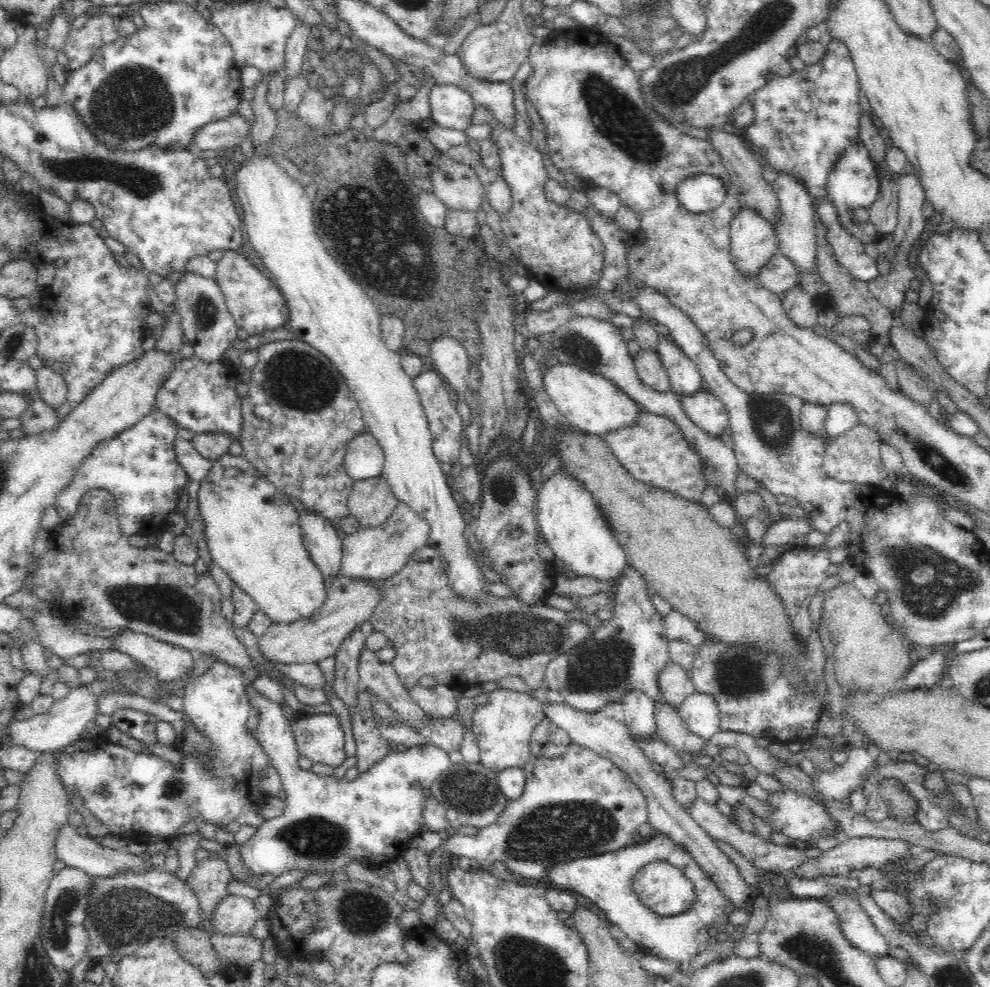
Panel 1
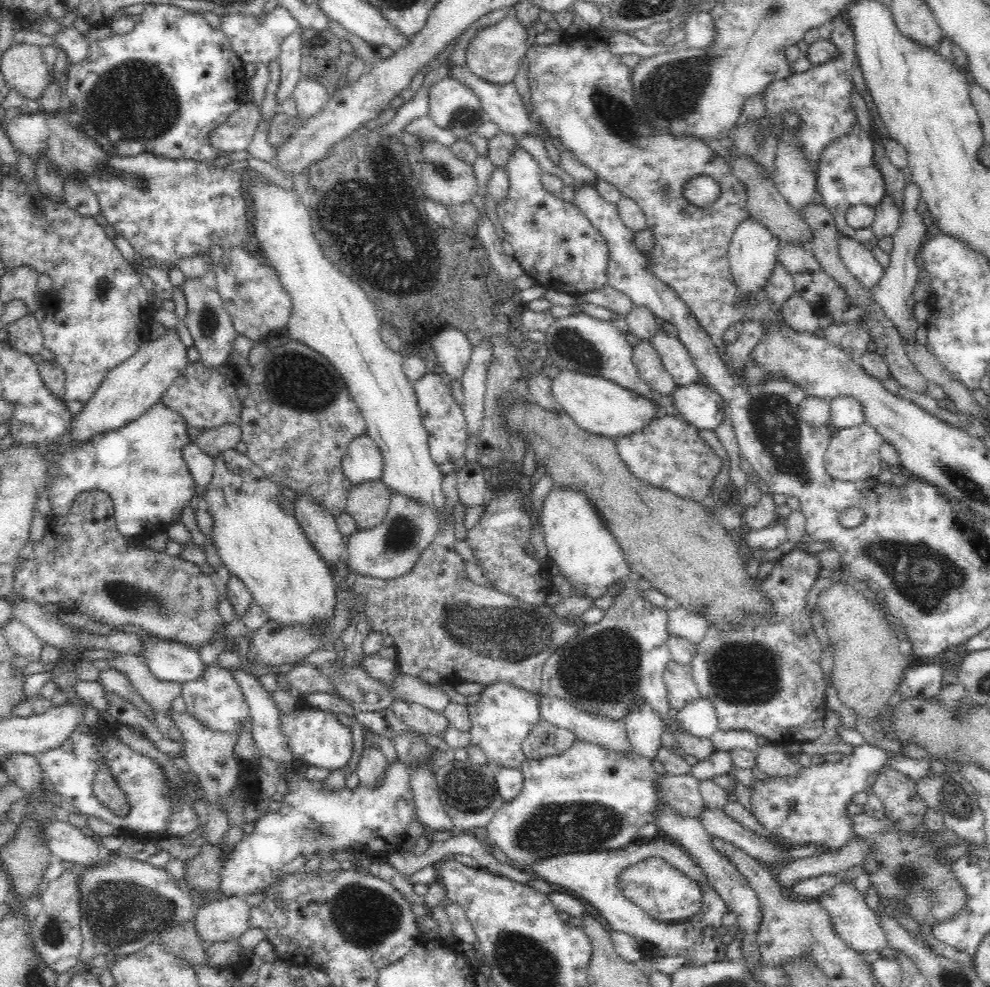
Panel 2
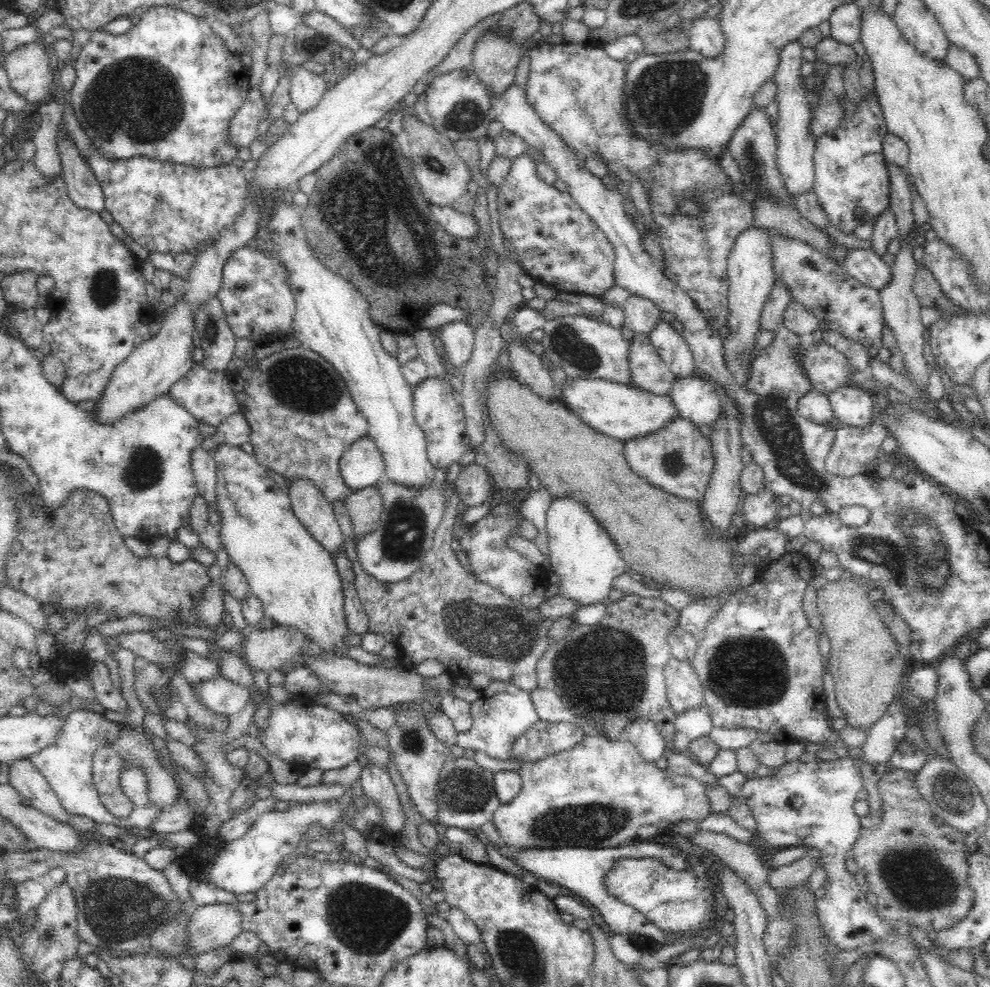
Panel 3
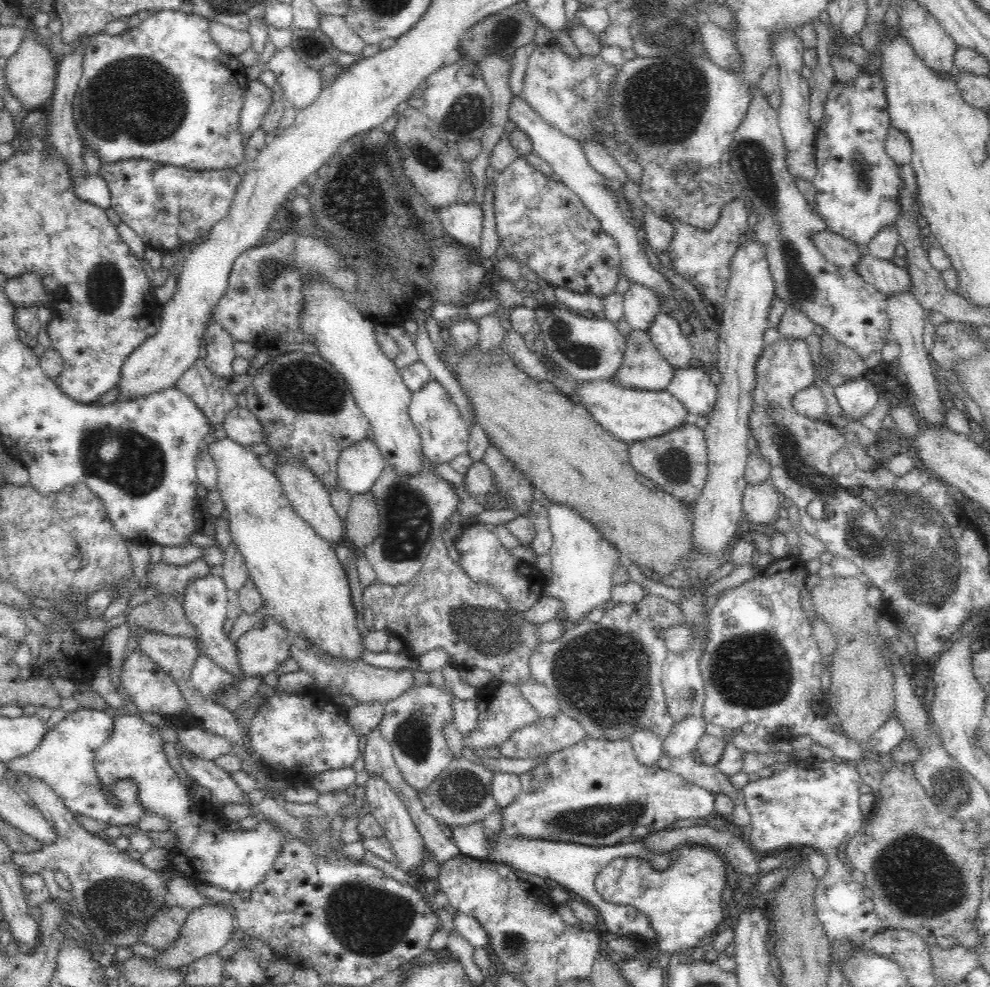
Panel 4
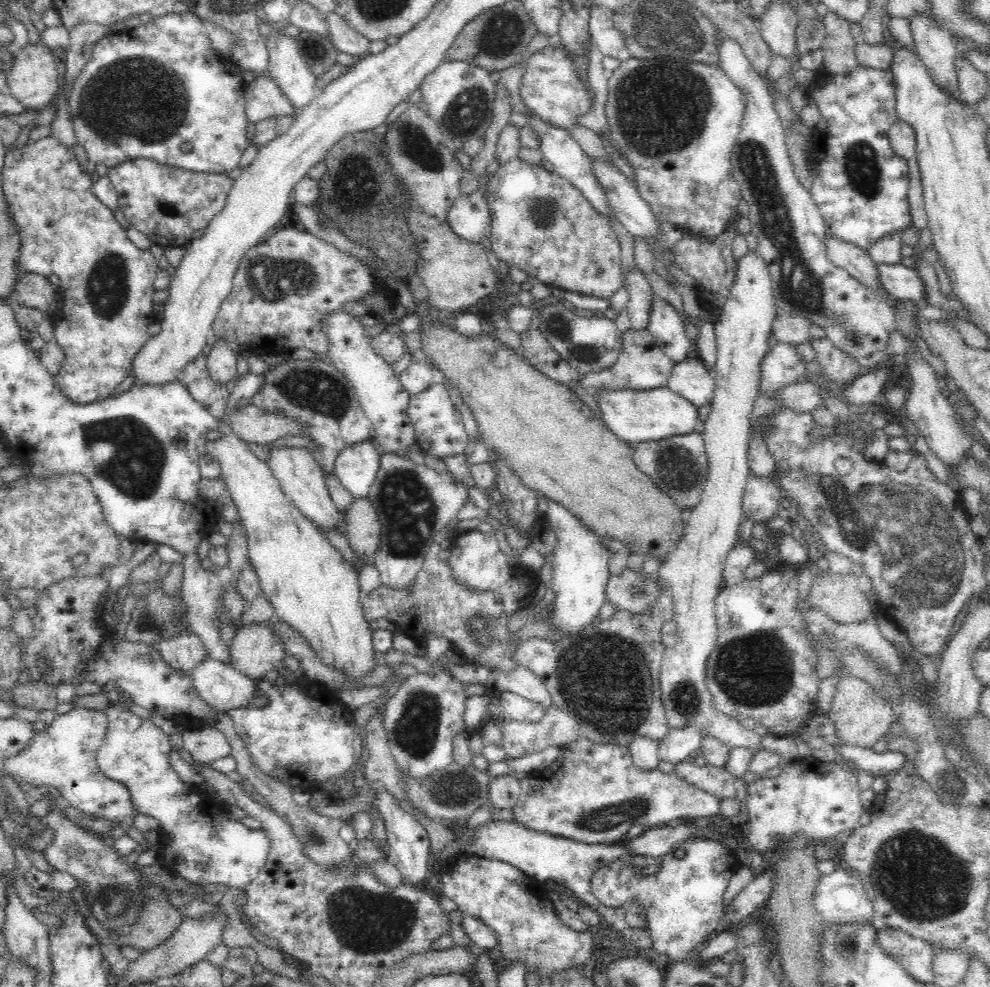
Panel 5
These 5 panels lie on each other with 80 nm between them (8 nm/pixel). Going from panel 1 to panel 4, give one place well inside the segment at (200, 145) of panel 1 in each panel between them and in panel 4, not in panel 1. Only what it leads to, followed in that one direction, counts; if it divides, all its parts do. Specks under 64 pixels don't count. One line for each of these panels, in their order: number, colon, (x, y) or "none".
2: (234, 134)
3: (243, 127)
4: (258, 97)

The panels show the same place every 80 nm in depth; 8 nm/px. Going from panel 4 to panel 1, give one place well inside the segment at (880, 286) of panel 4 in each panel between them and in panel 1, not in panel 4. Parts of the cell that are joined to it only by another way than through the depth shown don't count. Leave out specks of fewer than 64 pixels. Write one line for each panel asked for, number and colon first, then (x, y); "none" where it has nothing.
1: (803, 123)
2: (862, 264)
3: (863, 265)

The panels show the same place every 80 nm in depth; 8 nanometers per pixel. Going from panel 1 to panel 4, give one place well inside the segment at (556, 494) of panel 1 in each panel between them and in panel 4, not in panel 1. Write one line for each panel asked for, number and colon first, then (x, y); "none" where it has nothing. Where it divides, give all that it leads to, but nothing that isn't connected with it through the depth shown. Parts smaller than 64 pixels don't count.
2: (579, 543)
3: (584, 556)
4: (583, 561)

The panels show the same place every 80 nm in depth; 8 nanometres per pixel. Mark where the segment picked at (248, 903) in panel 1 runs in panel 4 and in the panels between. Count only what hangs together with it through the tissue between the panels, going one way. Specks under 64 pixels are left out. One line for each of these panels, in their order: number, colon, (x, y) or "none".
2: (227, 918)
3: (211, 926)
4: (208, 928)

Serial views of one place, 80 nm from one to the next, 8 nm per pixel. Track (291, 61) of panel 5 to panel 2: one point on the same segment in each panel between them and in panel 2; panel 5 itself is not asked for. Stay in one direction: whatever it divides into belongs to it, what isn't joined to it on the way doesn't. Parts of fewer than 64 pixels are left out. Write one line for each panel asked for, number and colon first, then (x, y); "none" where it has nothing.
2: (311, 97)
3: (306, 88)
4: (301, 85)

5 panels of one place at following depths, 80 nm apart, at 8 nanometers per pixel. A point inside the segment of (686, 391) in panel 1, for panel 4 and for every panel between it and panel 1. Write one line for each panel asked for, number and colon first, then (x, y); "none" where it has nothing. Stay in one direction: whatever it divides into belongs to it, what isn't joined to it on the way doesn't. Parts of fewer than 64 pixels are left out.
2: (677, 361)
3: (671, 347)
4: (675, 347)

